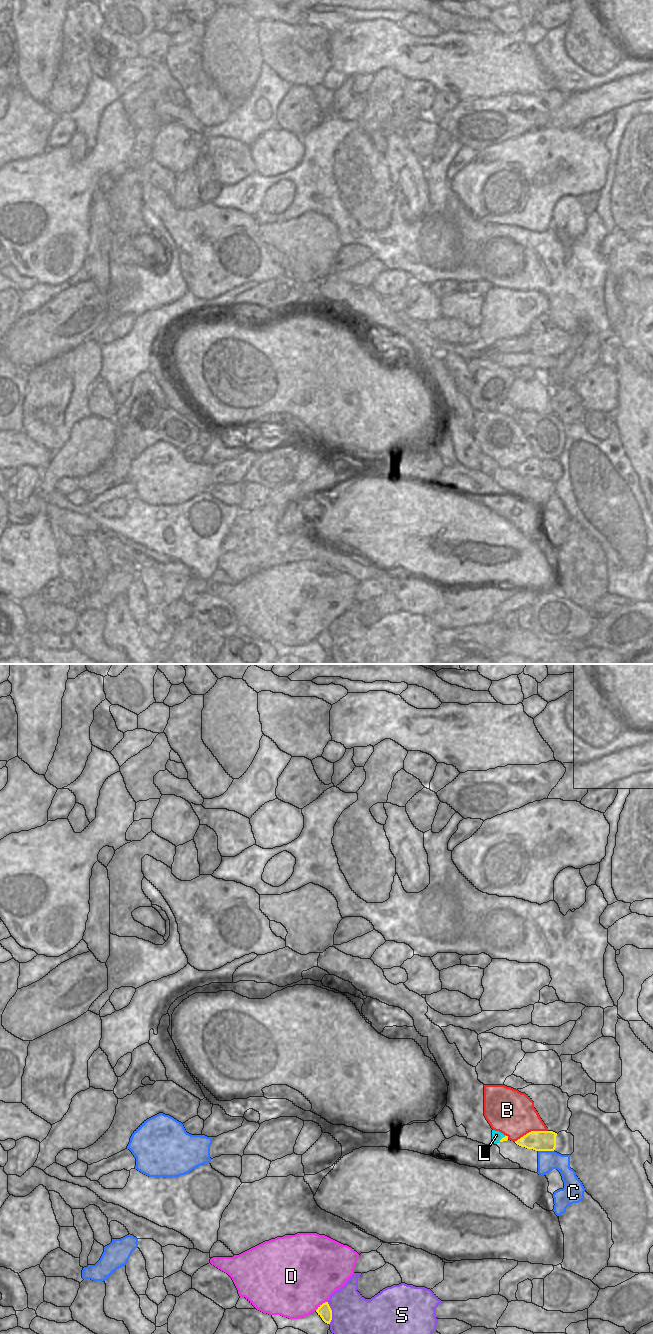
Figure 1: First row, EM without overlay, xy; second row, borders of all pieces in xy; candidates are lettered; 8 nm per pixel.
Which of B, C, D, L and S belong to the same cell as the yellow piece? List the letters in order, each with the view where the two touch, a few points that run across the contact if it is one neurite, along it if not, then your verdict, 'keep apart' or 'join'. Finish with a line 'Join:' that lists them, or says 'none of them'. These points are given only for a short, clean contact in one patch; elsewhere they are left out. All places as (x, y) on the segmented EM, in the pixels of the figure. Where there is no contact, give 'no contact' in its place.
B: contact in xy; keep apart
C: contact in xy; keep apart
D: contact in xy; keep apart
L: contact in xy; line xy (505, 1135), (499, 1141); keep apart
S: contact in xy; keep apart
Join: none of them

